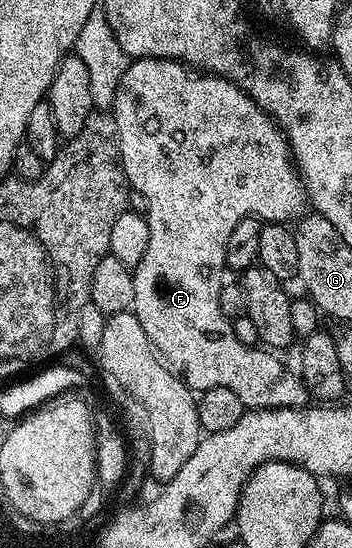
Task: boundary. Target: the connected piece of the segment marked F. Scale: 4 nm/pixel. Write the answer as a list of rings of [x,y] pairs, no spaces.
[[[176,59],[132,60],[127,73],[123,73],[123,81],[119,81],[119,89],[115,93],[111,114],[117,126],[117,149],[121,152],[121,168],[125,171],[128,186],[135,190],[141,190],[143,196],[147,197],[149,202],[147,218],[151,229],[151,241],[147,241],[147,253],[143,253],[143,261],[139,261],[139,265],[132,268],[133,280],[135,281],[135,297],[133,298],[131,310],[135,317],[139,317],[139,325],[143,325],[143,333],[147,333],[153,350],[164,359],[165,365],[170,367],[188,385],[190,391],[194,393],[215,389],[216,387],[231,389],[231,393],[235,393],[239,397],[239,401],[243,401],[245,408],[254,411],[272,411],[275,407],[296,407],[300,409],[306,406],[310,402],[311,396],[305,390],[305,384],[302,383],[300,374],[296,370],[288,371],[273,356],[276,354],[272,350],[262,349],[260,346],[248,347],[243,345],[243,341],[239,341],[239,337],[235,337],[232,322],[223,313],[223,309],[219,305],[219,293],[223,282],[221,274],[226,274],[227,271],[225,266],[225,246],[231,237],[231,233],[235,230],[235,225],[239,225],[239,221],[250,217],[256,217],[266,223],[288,224],[289,219],[294,218],[293,220],[296,220],[306,214],[307,196],[305,194],[305,184],[302,183],[301,176],[295,170],[295,164],[290,156],[289,143],[285,140],[284,131],[278,127],[273,118],[246,91],[239,89],[231,81],[219,78],[217,75],[190,69],[186,64],[177,62]]]

